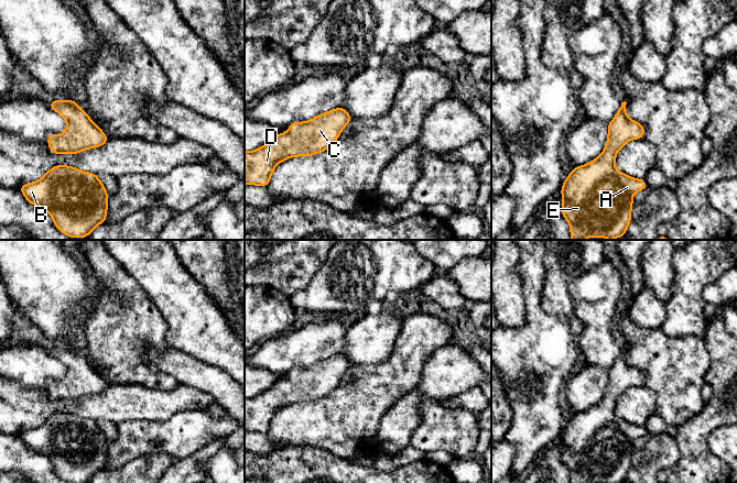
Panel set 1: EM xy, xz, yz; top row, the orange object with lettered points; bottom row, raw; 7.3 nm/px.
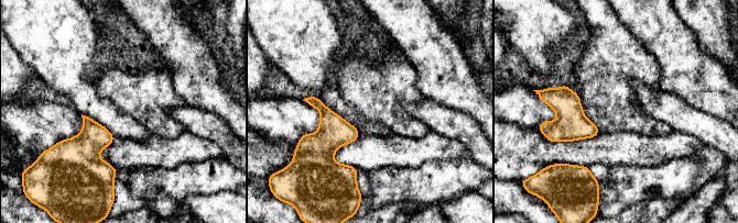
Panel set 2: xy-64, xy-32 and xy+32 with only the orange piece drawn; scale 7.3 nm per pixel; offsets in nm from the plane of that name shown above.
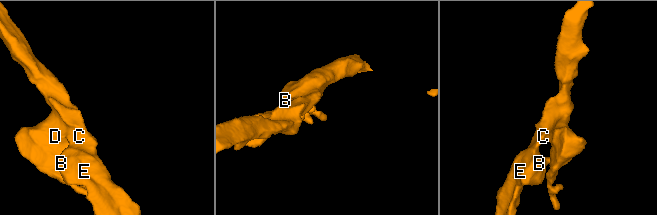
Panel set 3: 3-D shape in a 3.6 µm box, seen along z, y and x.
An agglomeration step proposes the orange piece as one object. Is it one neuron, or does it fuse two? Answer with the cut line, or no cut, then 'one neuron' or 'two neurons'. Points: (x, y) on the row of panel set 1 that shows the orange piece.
no cut; one neuron

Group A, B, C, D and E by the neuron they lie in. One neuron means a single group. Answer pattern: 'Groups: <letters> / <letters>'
Groups: A B C D E

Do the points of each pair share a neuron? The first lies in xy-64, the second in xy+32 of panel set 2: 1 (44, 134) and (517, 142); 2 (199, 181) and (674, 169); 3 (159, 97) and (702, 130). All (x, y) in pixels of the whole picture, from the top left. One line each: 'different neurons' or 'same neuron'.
1: different neurons
2: same neuron
3: different neurons

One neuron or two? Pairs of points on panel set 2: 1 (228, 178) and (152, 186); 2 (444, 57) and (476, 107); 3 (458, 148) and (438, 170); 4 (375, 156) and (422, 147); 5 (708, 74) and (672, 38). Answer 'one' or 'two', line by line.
1: one
2: one
3: two
4: one
5: one

